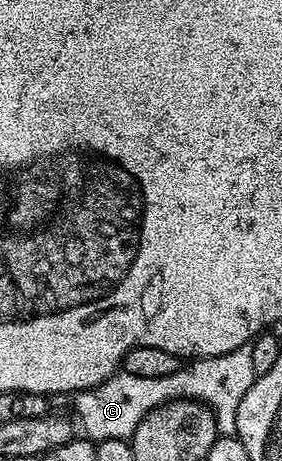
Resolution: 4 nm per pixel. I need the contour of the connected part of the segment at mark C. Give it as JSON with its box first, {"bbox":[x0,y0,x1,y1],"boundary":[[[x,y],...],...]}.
{"bbox":[73,344,256,444],"boundary":[[[246,344],[232,353],[221,354],[220,357],[187,362],[168,377],[135,377],[133,373],[119,370],[110,382],[89,391],[79,391],[73,396],[81,434],[95,444],[109,439],[129,441],[144,417],[148,417],[148,413],[152,413],[157,407],[162,407],[165,403],[193,401],[210,408],[219,436],[234,435],[240,401],[244,401],[244,393],[252,389],[256,378],[252,364],[252,347]]]}

